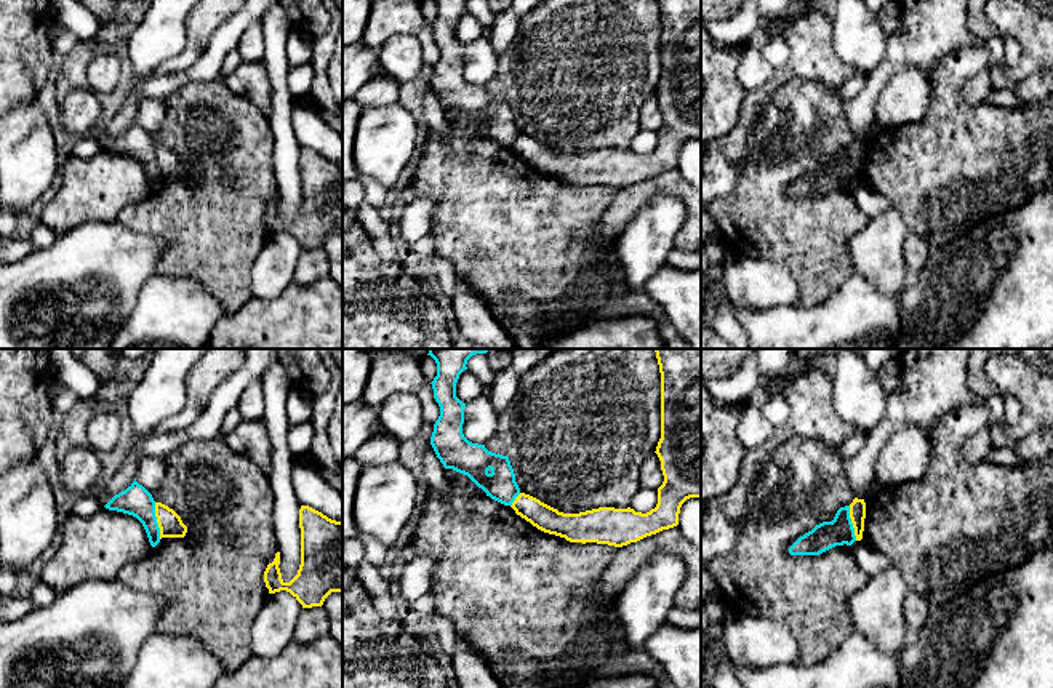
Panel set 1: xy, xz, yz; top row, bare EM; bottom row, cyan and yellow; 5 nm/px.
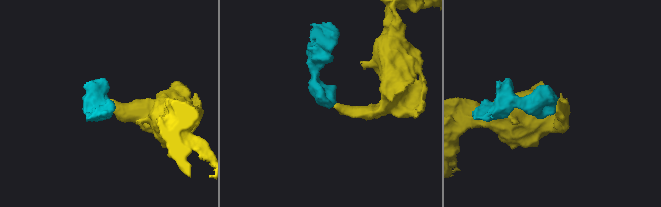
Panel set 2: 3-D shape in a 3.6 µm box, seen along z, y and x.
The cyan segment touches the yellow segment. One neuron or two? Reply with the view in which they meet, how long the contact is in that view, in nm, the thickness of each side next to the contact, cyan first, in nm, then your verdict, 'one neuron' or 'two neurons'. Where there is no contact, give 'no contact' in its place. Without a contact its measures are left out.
xy | 190 nm | 150/120 nm | two neurons

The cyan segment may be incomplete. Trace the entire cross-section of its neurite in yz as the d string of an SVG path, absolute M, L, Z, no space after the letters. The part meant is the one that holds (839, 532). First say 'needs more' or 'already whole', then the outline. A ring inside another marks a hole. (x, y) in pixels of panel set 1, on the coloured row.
already whole; M850 506L840 507L832 522L823 522L800 536L791 547L791 555L819 555L835 546L851 546L856 541L850 518Z

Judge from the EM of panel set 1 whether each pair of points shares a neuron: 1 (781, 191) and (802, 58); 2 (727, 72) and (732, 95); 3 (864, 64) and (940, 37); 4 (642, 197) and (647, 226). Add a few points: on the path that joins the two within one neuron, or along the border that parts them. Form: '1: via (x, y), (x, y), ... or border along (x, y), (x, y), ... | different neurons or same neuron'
1: border along (834, 85), (815, 79), (789, 79), (768, 101) | different neurons
2: via (727, 77), (727, 90) | same neuron
3: border along (888, 37), (880, 63), (868, 77) | different neurons
4: border along (680, 199), (671, 194), (656, 194), (620, 234) | different neurons

